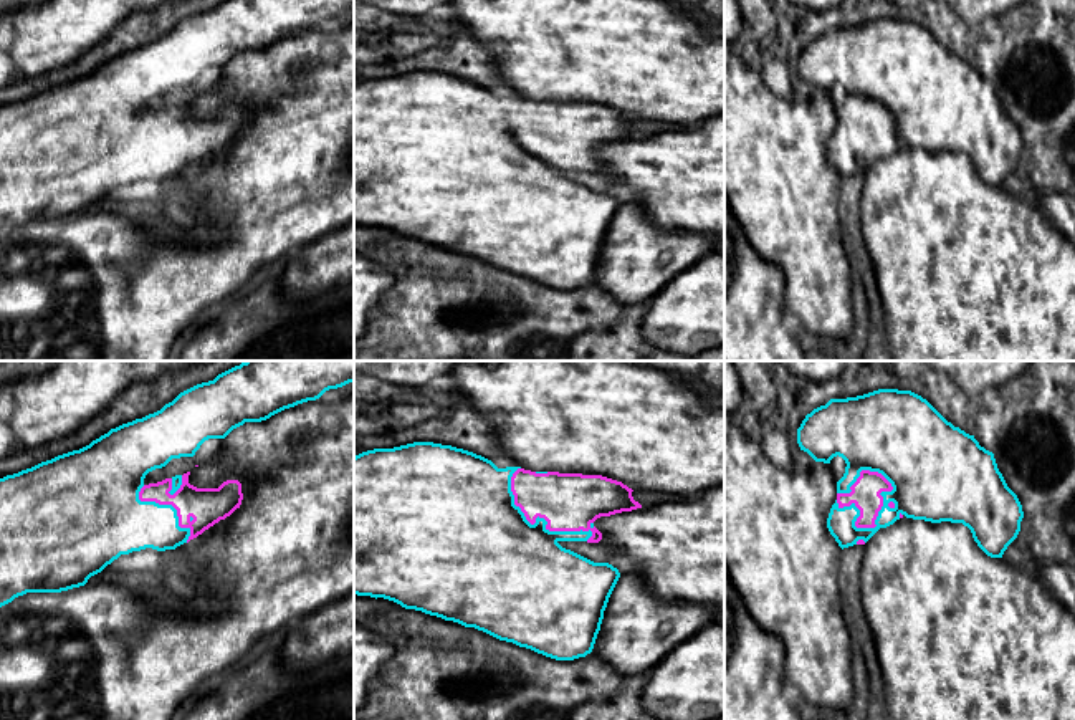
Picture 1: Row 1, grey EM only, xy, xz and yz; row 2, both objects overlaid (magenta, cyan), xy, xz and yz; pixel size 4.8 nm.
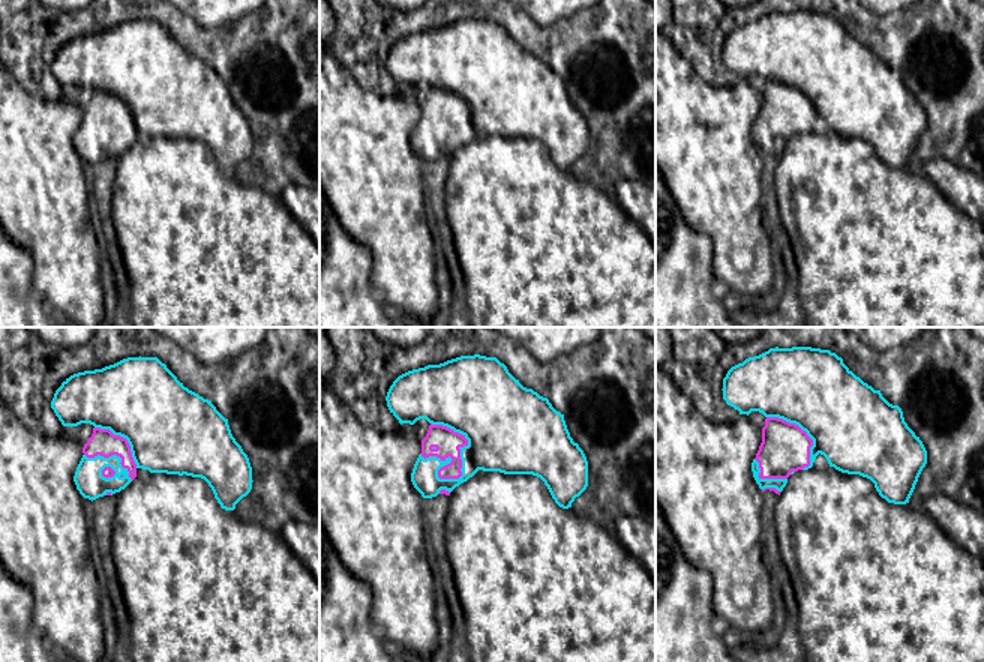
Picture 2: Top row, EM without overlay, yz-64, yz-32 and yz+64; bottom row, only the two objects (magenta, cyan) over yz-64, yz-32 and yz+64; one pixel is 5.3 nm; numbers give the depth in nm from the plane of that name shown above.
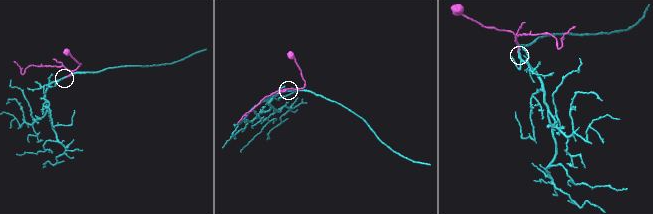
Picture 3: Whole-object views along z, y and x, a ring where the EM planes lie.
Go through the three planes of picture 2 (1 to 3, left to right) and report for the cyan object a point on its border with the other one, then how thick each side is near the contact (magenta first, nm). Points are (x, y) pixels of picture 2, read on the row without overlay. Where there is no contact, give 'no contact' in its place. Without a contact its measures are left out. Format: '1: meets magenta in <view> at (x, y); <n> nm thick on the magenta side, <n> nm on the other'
1: meets magenta in yz-64 at (113, 117); 140 nm thick on the magenta side, 150 nm on the other
2: meets magenta in yz-32 at (467, 105); 140 nm thick on the magenta side, 480 nm on the other
3: meets magenta in yz+64 at (804, 95); 260 nm thick on the magenta side, 440 nm on the other

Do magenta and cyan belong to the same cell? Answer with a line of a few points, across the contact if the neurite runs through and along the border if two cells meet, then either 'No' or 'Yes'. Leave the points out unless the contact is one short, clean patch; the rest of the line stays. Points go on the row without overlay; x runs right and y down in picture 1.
Yes

